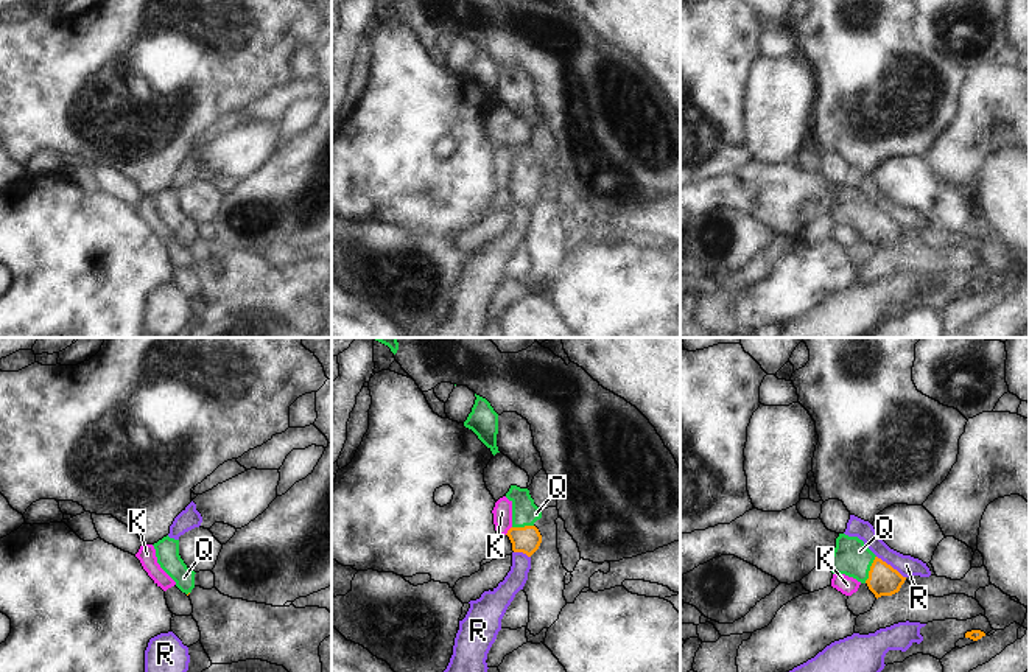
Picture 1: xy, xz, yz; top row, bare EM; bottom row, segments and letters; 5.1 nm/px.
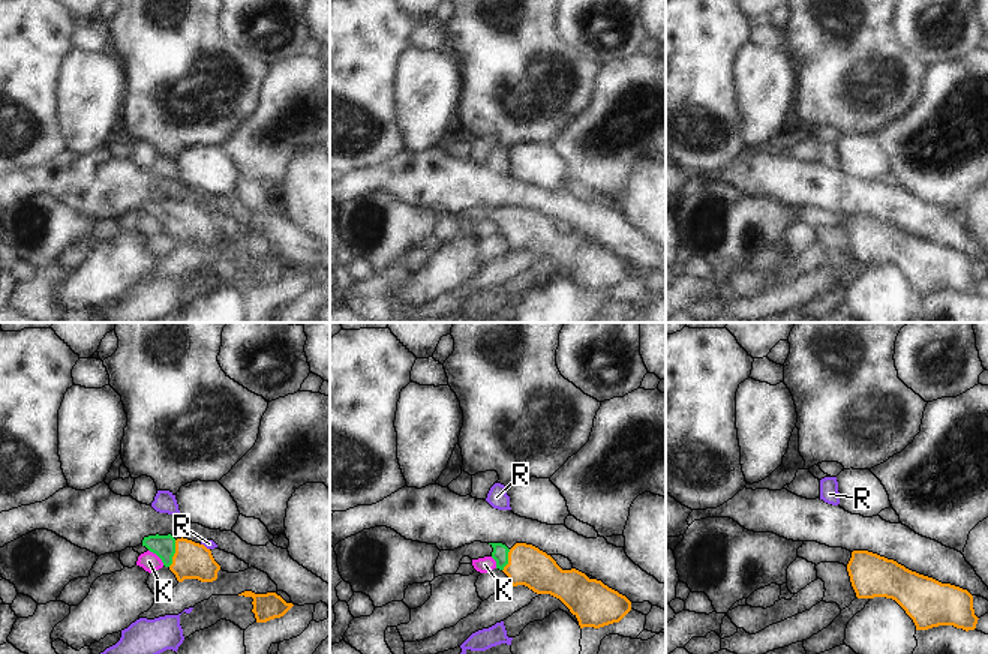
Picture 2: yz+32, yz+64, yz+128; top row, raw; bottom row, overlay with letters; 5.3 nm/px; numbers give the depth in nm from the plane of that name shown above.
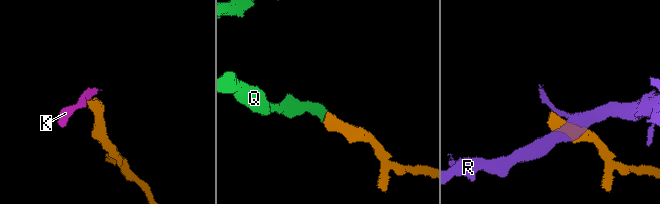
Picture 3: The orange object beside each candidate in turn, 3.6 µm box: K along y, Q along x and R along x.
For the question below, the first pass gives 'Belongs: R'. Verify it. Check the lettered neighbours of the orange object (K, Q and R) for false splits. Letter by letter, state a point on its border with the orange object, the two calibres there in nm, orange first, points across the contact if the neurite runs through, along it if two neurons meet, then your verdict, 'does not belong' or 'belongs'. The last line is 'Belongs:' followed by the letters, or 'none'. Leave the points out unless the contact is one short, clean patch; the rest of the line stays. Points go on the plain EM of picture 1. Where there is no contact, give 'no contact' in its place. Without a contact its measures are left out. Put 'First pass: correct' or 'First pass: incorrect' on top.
First pass: incorrect
K: meets orange in xz at (508, 182); 140 nm thick on the orange side, 100 nm on the other; border along xz (511, 178), (505, 185); does not belong
Q: meets orange in yz at (870, 221); 160 nm thick on the orange side, 190 nm on the other; runs through yz (883, 232), (870, 221), (852, 209); belongs
R: meets orange in yz at (889, 216); 160 nm thick on the orange side, 110 nm on the other; border along yz (877, 207), (905, 229); does not belong
Belongs: Q

